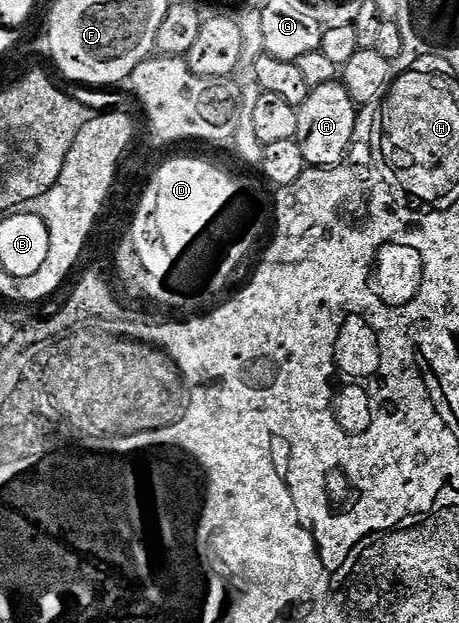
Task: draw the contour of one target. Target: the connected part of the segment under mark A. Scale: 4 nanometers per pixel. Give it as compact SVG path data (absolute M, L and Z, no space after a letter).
M341 82L312 88L309 98L305 98L305 102L299 107L297 122L297 141L307 166L333 168L348 159L347 147L355 136L355 112L357 106L349 90Z

